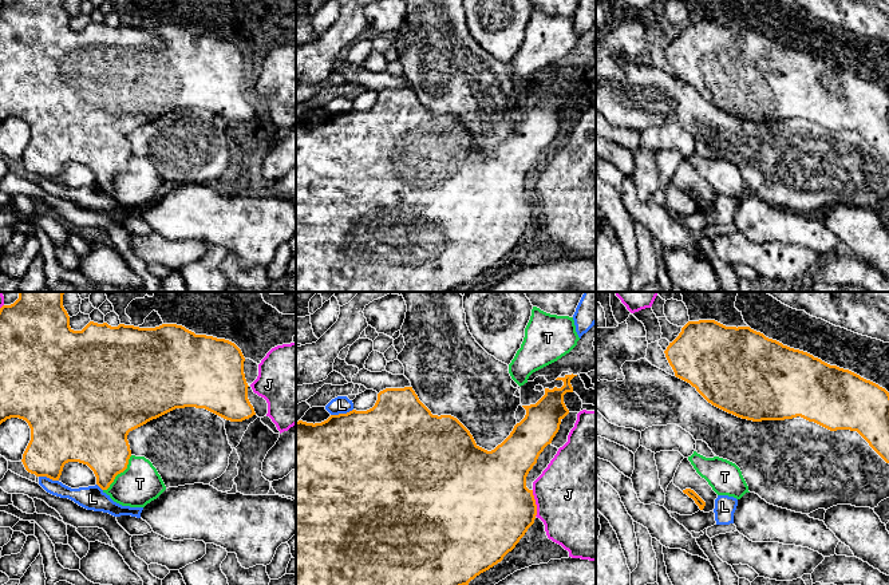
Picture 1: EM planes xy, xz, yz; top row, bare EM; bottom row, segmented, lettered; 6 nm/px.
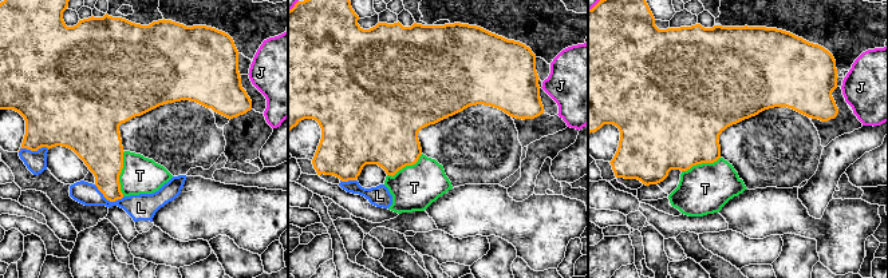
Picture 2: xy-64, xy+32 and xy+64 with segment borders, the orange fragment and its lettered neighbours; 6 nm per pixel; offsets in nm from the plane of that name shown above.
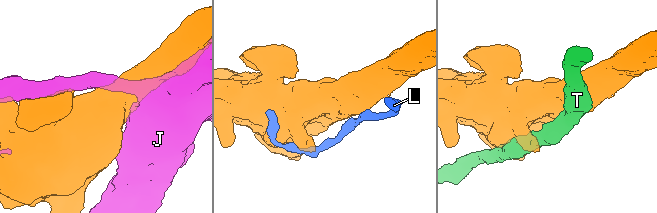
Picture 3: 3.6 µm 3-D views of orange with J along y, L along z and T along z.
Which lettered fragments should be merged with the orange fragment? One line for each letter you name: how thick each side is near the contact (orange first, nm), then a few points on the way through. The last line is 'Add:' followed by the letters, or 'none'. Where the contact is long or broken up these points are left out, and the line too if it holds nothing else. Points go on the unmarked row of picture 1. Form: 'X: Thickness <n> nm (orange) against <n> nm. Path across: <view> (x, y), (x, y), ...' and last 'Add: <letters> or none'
Add: none

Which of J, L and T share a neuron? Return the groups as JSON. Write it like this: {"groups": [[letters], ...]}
{"groups": [["J", "L"], ["T"]]}

